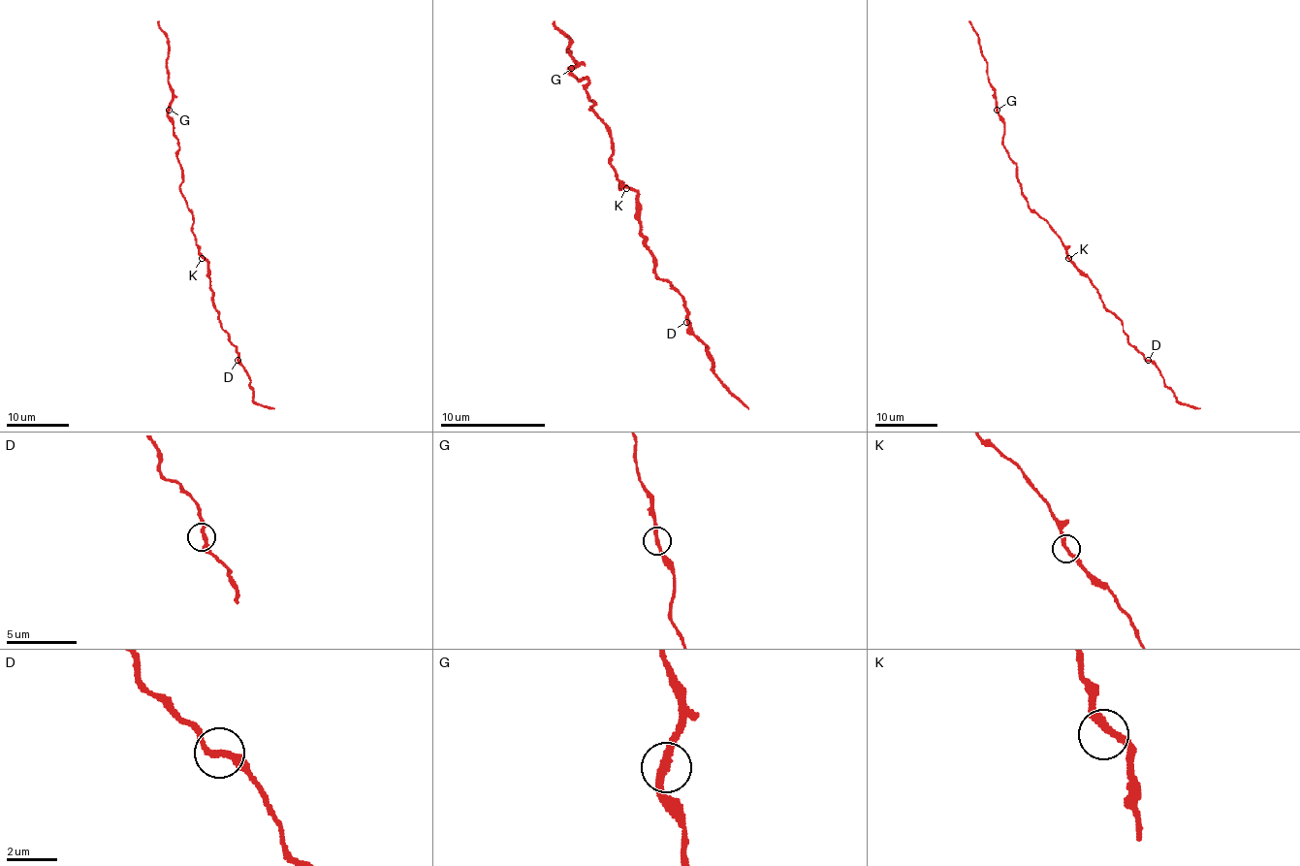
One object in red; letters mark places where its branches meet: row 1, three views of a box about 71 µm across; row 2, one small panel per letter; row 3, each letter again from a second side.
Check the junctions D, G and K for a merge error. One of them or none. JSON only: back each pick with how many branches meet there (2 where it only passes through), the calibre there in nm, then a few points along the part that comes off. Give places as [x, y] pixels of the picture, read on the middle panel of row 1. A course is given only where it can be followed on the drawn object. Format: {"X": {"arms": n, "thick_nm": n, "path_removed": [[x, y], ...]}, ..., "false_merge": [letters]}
{"false_merge": []}

